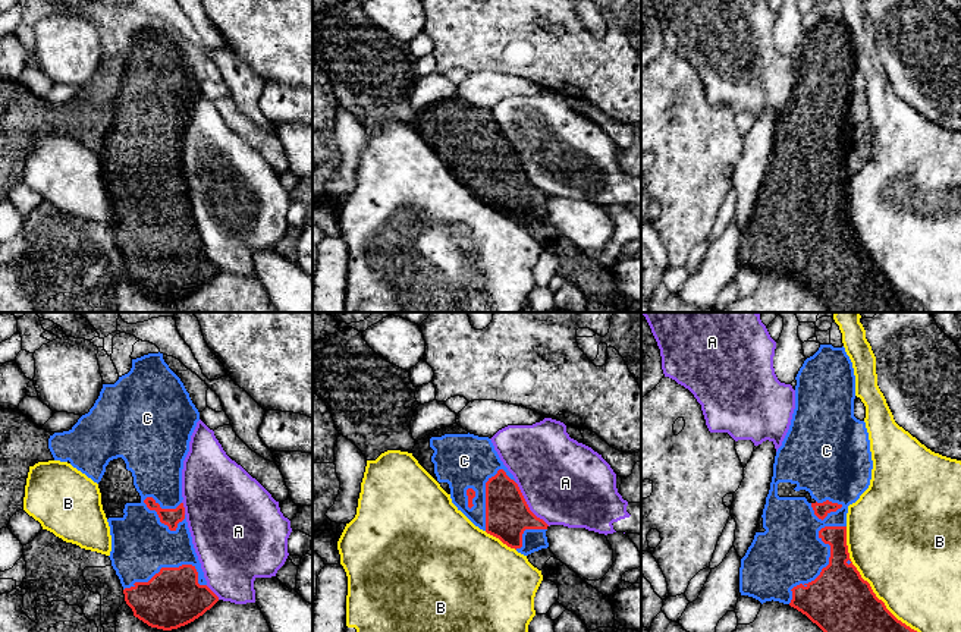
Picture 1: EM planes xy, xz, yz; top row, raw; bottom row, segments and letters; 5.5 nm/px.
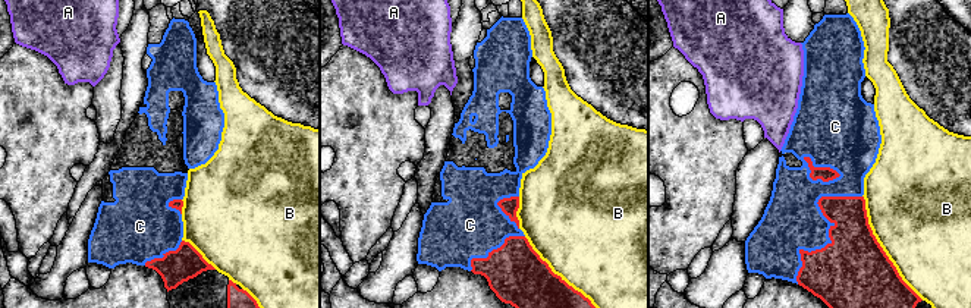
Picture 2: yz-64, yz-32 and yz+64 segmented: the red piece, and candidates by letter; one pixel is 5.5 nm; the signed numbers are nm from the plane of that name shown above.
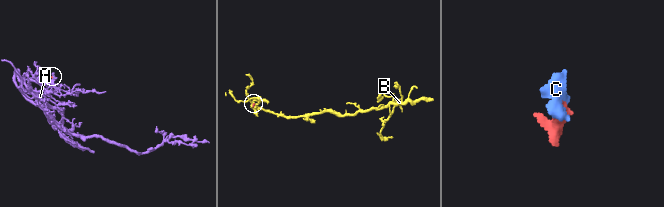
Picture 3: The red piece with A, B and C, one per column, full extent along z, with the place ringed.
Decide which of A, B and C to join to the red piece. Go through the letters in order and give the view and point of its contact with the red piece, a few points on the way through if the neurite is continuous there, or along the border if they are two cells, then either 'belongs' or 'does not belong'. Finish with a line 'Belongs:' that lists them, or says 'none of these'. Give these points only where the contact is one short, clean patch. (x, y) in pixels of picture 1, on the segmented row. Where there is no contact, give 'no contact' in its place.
A: meets red in xz at (527, 506); does not belong
B: meets red in yz at (867, 582); does not belong
C: meets red in yz at (829, 559); belongs
Belongs: C

